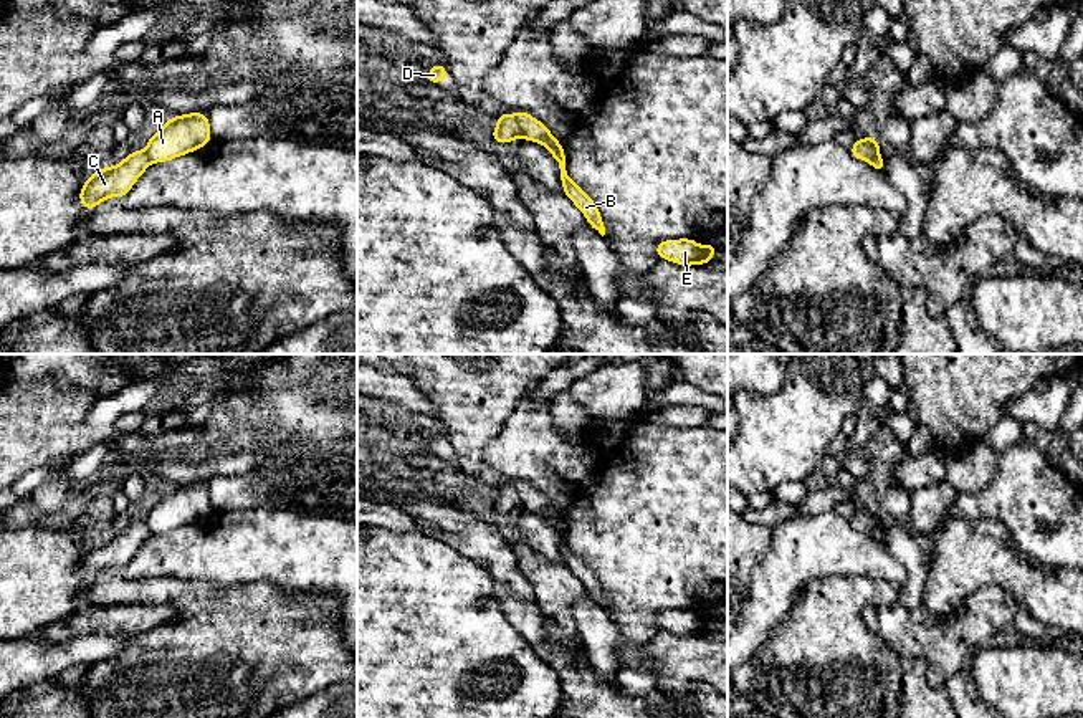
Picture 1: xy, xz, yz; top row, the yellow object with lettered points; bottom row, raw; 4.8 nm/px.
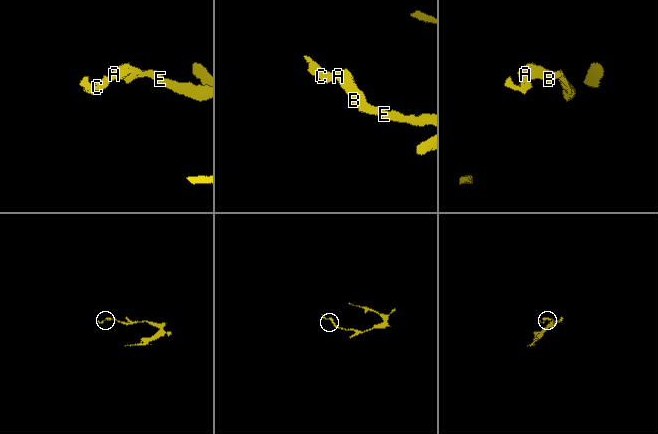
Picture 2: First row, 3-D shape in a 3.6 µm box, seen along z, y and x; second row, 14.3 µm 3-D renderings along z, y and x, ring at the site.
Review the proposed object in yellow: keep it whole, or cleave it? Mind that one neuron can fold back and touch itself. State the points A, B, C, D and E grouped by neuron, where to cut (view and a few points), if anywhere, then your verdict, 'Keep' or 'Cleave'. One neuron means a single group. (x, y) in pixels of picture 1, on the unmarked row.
Groups: A B E / C D. Split along xz (513, 485), (523, 507). Cleave

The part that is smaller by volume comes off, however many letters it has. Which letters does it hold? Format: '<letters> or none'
C, D

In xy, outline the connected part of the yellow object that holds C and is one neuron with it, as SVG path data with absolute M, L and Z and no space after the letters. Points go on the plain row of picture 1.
M134 521L117 536L93 543L79 561L79 574L93 581L106 569L126 567L152 534L146 521Z

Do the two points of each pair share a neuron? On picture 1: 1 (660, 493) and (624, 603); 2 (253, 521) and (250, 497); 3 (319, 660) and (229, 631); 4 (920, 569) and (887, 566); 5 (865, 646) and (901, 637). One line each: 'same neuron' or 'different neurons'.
1: same neuron
2: different neurons
3: same neuron
4: different neurons
5: different neurons

